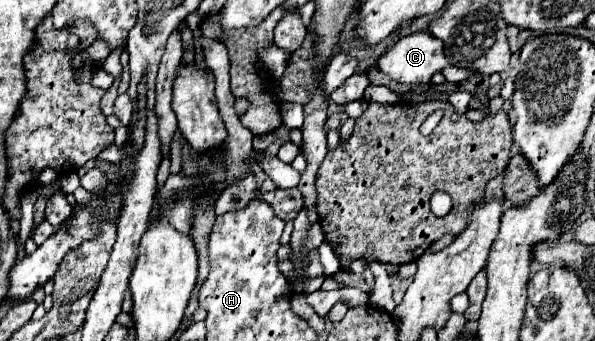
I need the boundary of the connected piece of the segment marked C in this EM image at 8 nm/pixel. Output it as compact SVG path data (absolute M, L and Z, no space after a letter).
M428 30L400 38L380 60L378 68L402 84L430 84L434 72L448 66L444 46Z

